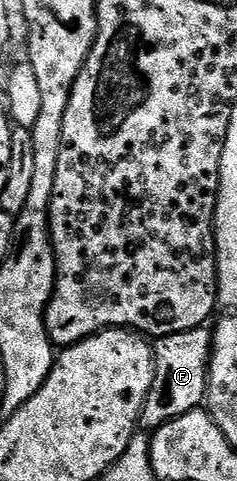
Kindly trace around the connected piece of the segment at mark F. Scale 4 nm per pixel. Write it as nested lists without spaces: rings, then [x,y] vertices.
[[[205,326],[186,330],[182,334],[162,336],[155,341],[156,373],[142,417],[145,429],[161,428],[182,414],[197,411],[205,403],[208,394],[208,364],[212,360],[212,334],[213,329]]]

